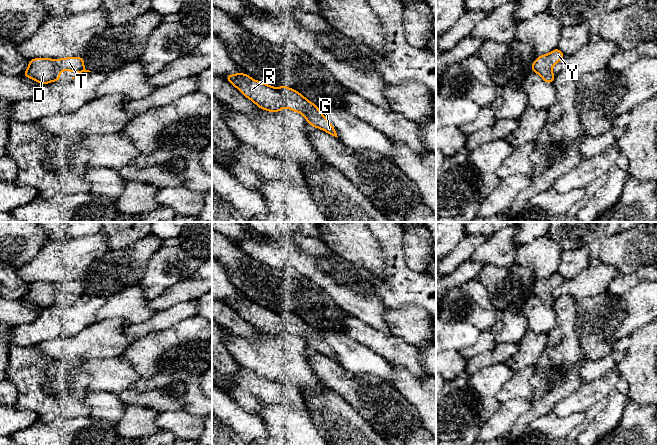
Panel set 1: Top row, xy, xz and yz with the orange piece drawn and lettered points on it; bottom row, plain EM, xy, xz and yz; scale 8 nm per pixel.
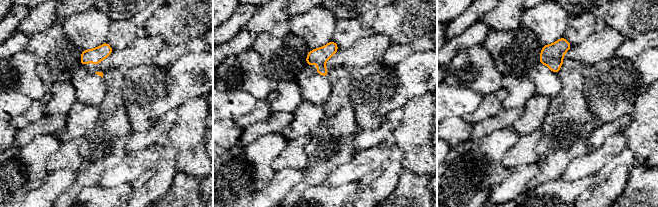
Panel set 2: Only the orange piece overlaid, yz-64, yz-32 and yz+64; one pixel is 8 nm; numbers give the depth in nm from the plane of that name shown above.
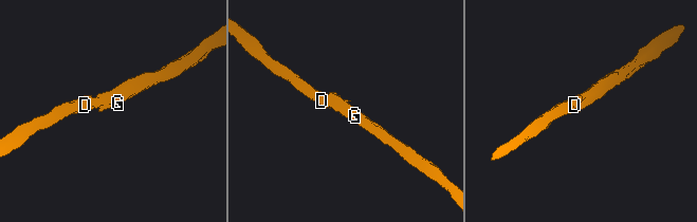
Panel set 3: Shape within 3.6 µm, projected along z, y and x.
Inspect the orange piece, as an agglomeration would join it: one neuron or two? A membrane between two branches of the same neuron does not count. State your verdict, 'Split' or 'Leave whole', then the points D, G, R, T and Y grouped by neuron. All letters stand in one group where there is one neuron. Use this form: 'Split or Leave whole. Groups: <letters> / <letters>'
Leave whole. Groups: D G R T Y

